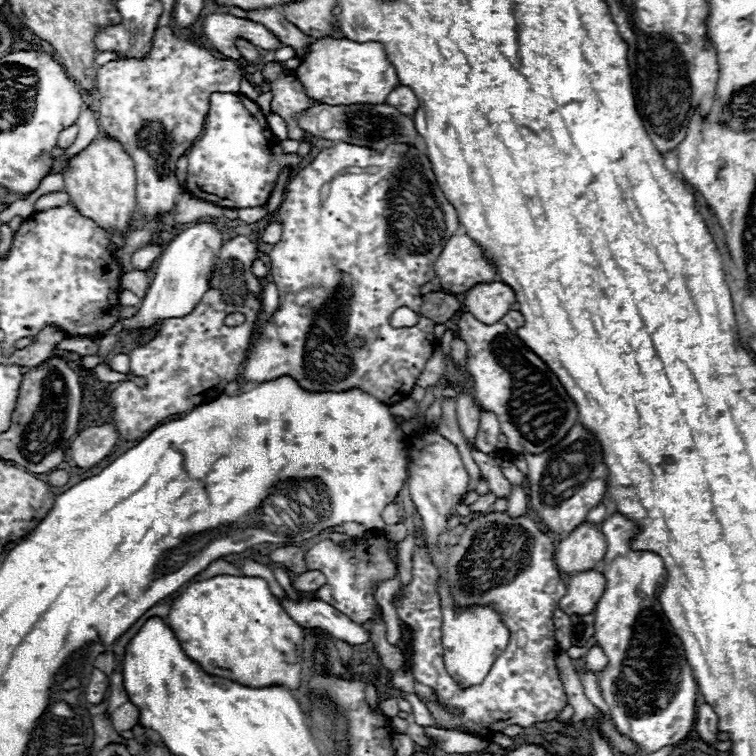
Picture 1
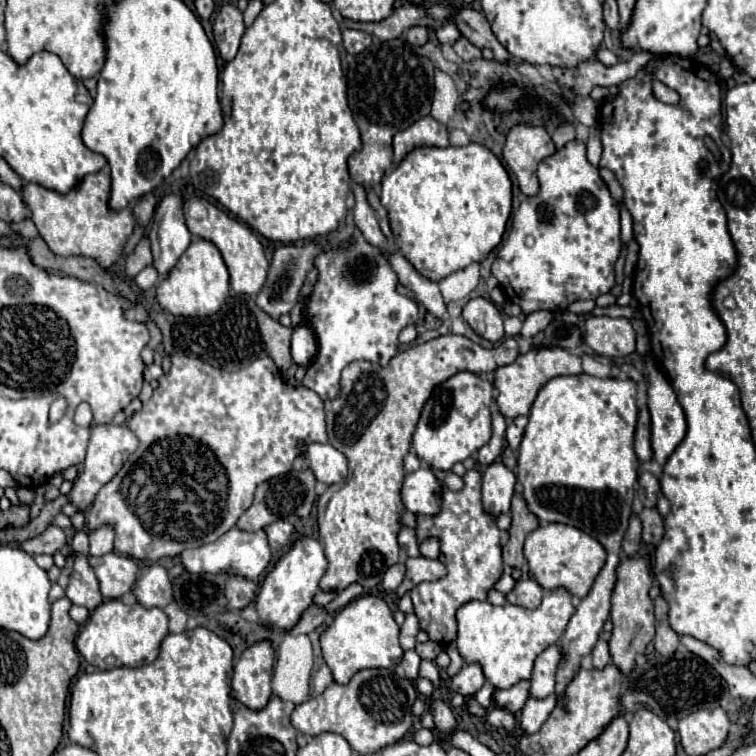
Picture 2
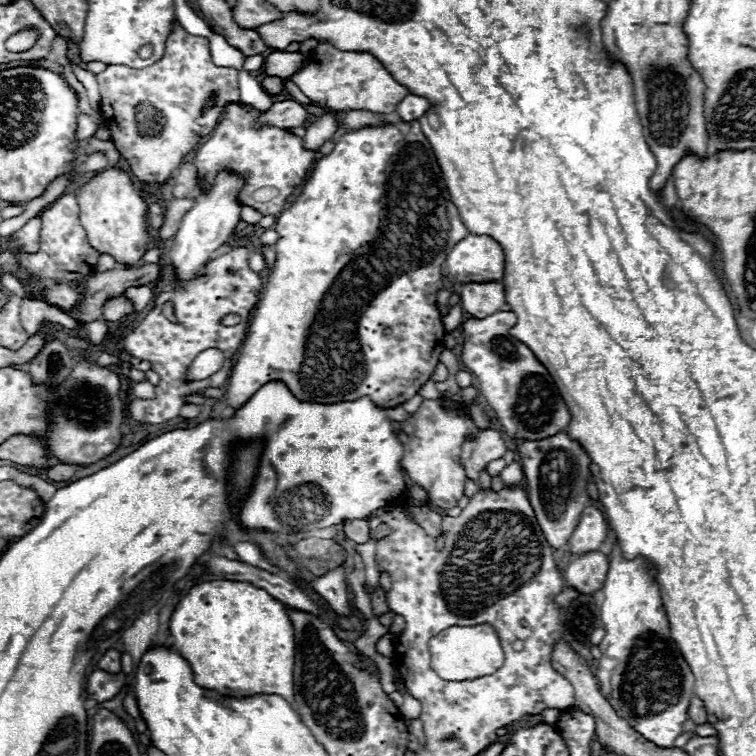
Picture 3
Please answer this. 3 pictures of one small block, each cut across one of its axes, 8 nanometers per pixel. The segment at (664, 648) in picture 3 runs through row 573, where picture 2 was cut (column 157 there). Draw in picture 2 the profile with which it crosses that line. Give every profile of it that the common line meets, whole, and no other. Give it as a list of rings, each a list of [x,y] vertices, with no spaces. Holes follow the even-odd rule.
[[[108,600],[98,606],[88,622],[82,626],[76,648],[88,664],[104,670],[104,658],[114,656],[116,666],[144,666],[154,662],[162,638],[168,634],[168,618],[160,608],[144,608],[142,604],[124,604],[122,600]]]

